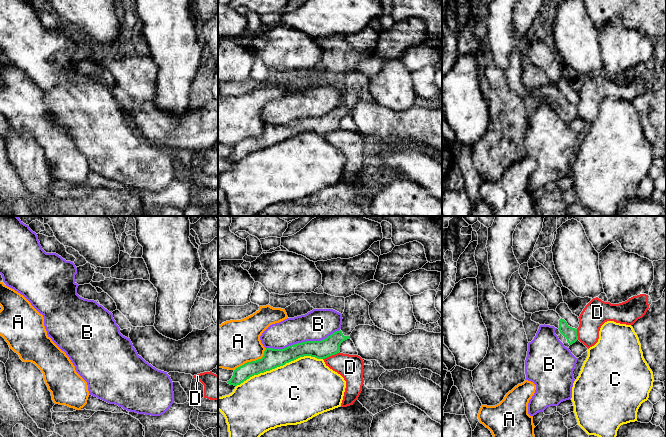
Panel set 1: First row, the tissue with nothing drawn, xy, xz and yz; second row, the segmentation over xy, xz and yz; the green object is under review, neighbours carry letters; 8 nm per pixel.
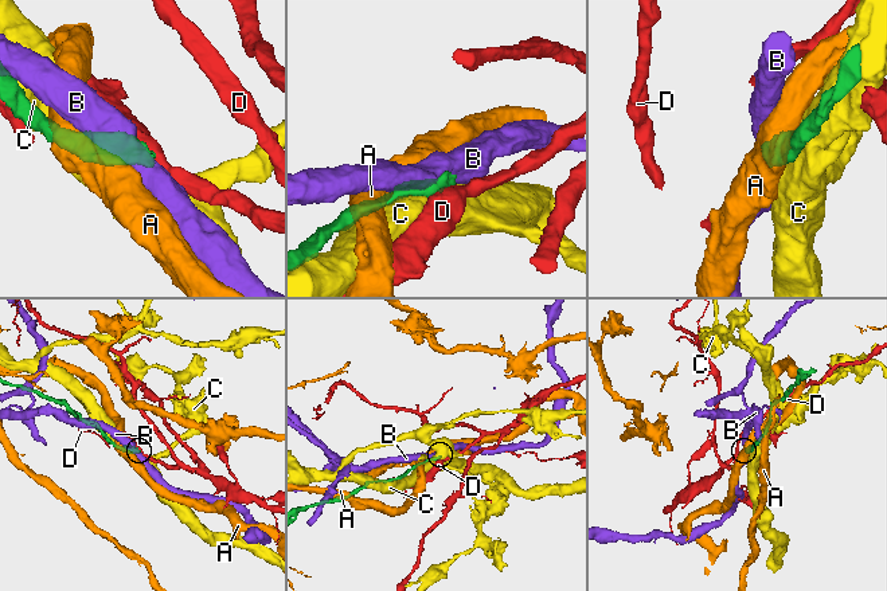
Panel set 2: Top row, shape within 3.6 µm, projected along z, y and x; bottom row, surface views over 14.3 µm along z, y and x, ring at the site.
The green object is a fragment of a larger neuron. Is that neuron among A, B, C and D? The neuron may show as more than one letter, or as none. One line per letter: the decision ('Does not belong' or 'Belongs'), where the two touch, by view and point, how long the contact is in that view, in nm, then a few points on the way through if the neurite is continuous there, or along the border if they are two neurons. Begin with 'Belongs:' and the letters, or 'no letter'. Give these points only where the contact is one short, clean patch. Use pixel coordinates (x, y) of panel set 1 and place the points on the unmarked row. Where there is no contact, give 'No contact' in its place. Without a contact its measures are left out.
Belongs: no letter
A: Does not belong. Touches green at xz (252, 137). Shared border 320 nm
B: Does not belong. Touches green at xz (302, 118). Shared border 600 nm
C: Does not belong. Touches green at xz (279, 142). Shared border 750 nm
D: Does not belong. Touches green at xz (331, 131). Shared border 150 nm. Boundary: xz (339, 128), (323, 135)

